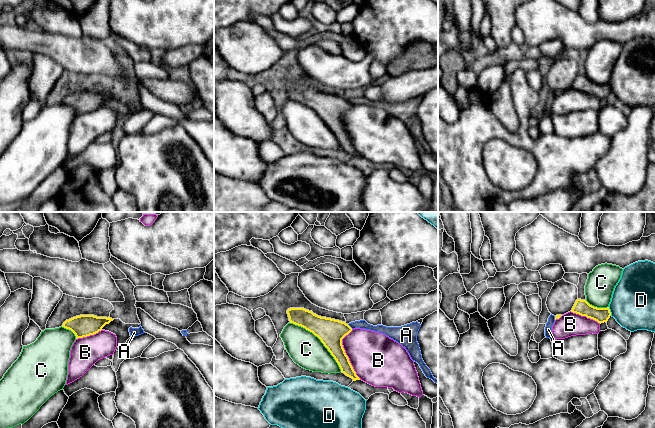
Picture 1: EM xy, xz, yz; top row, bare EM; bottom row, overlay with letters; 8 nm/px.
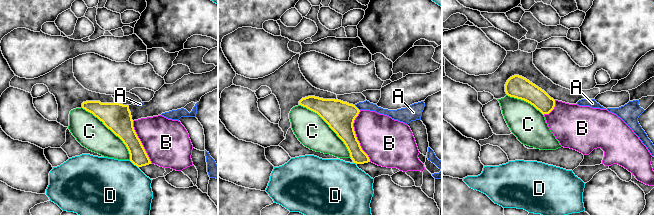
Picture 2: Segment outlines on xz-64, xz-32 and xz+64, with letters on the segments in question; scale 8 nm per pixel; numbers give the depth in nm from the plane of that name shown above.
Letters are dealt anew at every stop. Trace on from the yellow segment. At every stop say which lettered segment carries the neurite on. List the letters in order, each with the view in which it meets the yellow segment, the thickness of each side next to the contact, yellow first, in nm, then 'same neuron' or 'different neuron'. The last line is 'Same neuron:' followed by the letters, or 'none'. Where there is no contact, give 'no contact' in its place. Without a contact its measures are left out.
A: xz | 200/80 nm | different neuron
B: xz | 200/400 nm | different neuron
C: xz | 200/260 nm | different neuron
D: yz | 120/360 nm | different neuron
Same neuron: none

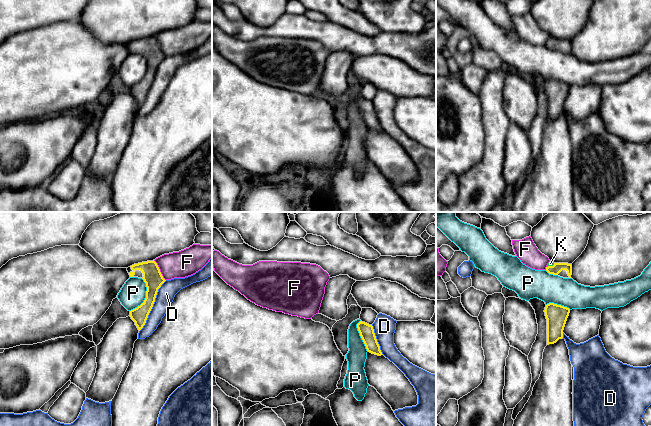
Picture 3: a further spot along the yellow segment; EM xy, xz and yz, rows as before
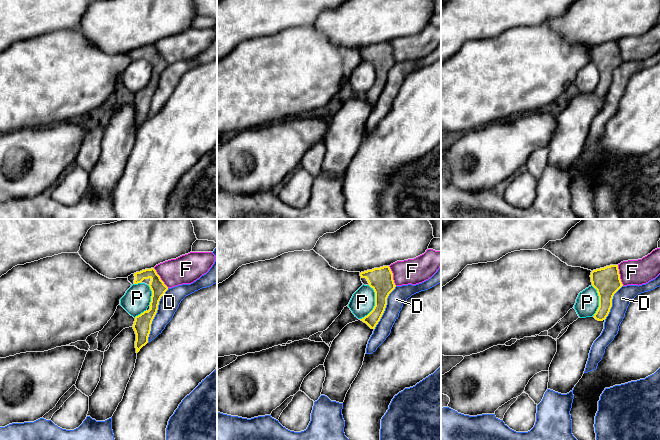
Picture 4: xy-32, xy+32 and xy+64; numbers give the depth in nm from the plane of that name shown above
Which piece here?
D: xy | 150/140 nm | different neuron
F: xy | 150/220 nm | different neuron
K: yz | 80/40 nm | same neuron
P: xy | 150/200 nm | different neuron
Same neuron: K

